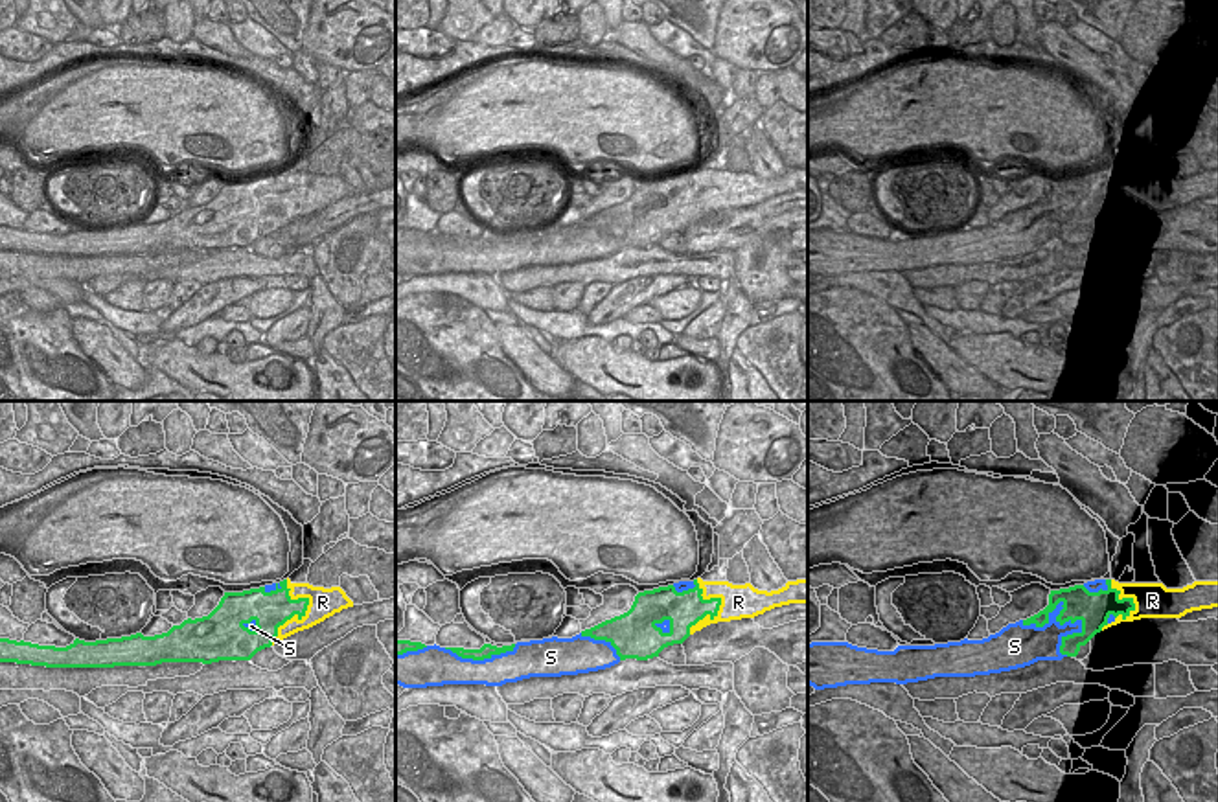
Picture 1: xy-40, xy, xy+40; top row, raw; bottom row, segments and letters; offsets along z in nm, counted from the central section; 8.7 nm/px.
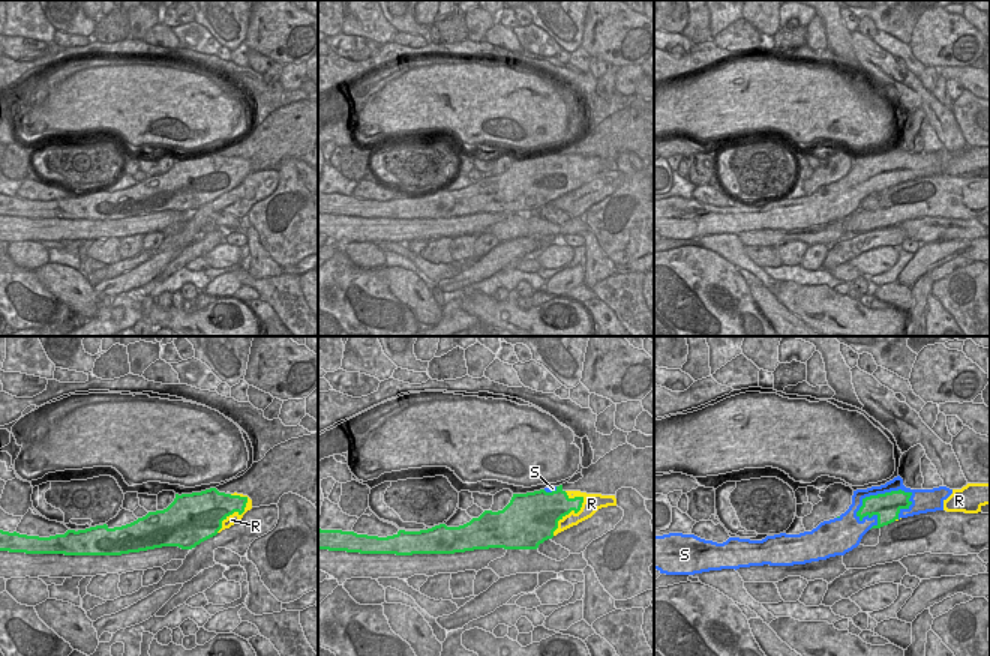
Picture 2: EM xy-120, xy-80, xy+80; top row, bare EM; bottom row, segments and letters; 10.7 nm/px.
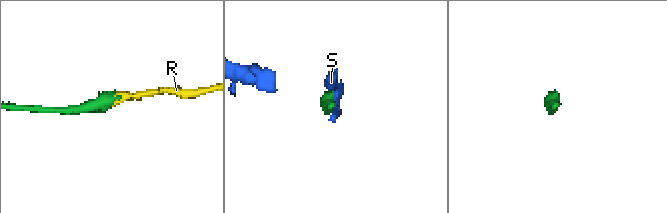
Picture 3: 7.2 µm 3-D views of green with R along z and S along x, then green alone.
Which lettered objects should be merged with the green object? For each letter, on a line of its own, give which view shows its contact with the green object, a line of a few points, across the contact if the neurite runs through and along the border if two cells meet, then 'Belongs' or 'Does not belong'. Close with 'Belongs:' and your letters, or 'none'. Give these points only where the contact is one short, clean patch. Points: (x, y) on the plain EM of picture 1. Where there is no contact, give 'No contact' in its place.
R: Touches green in xy-40. Belongs
S: Touches green in xy+40. Does not belong
Belongs: R.

